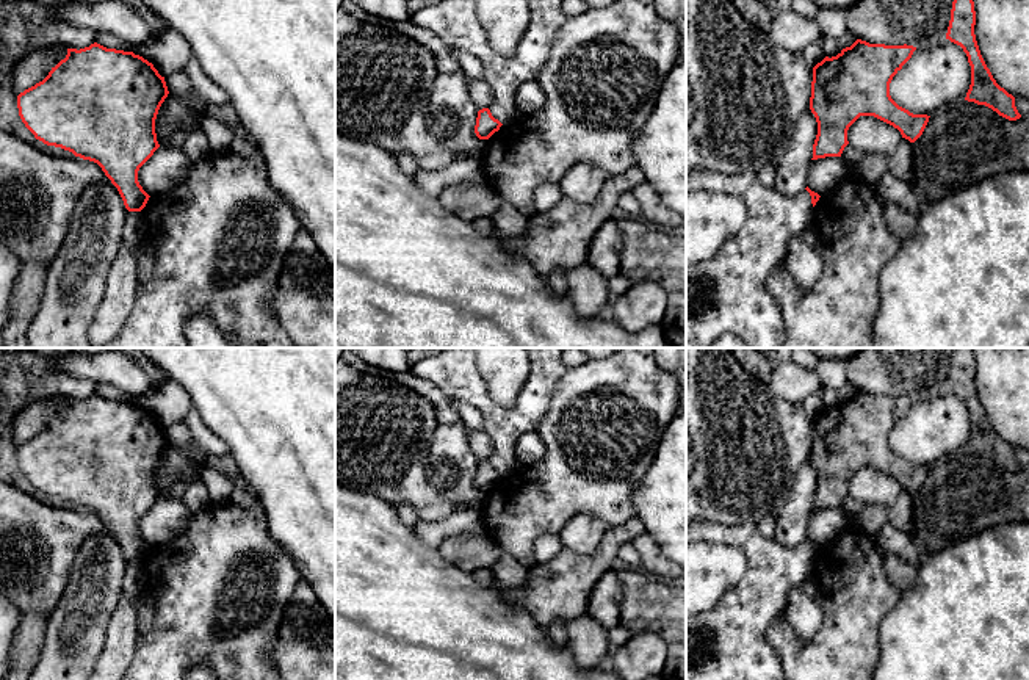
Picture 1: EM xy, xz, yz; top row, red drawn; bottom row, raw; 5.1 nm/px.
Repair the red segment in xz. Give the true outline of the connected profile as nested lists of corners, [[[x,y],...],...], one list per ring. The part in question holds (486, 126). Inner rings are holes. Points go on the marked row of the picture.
[[[489,108],[478,111],[475,133],[479,139],[489,139],[503,124],[495,119]]]

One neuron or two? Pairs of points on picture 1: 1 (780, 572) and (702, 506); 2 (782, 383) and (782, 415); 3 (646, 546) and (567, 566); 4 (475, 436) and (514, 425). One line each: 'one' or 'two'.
1: two
2: two
3: two
4: two

